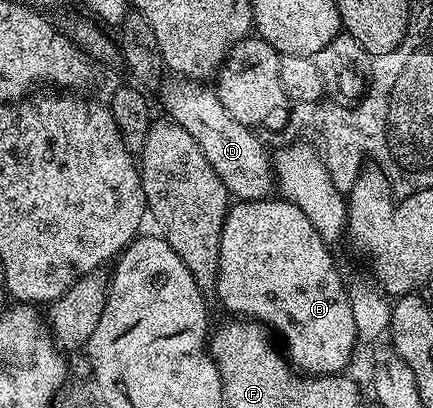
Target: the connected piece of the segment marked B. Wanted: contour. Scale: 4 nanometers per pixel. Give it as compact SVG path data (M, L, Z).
M287 199L240 200L227 209L221 230L221 262L215 296L231 314L266 326L281 344L283 339L282 347L288 361L308 377L342 373L357 349L349 288L343 285L343 276L331 252L305 214Z

